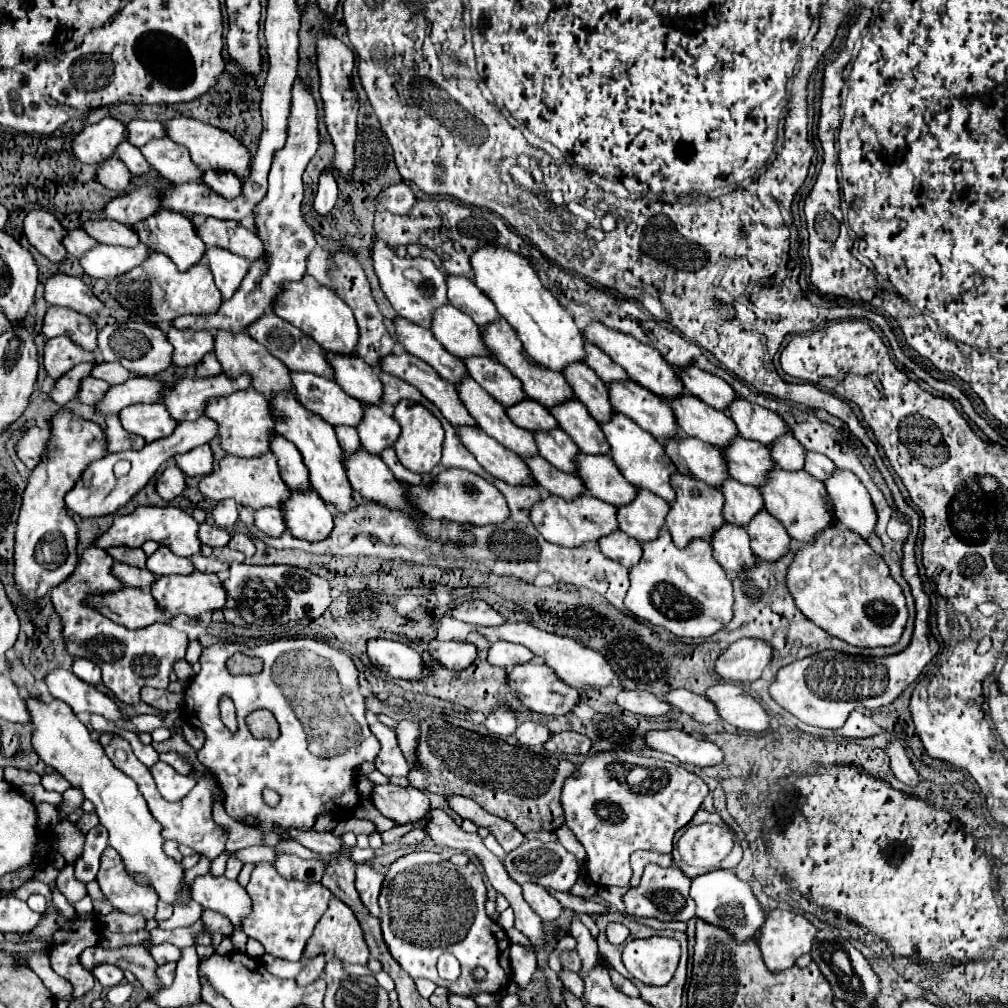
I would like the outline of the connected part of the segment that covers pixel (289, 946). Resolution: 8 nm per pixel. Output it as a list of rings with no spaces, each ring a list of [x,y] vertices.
[[[256,863],[246,891],[254,903],[254,909],[250,917],[242,923],[242,931],[248,937],[260,941],[268,955],[288,961],[300,961],[306,941],[314,931],[314,925],[328,909],[332,893],[322,883],[284,879],[270,863]]]

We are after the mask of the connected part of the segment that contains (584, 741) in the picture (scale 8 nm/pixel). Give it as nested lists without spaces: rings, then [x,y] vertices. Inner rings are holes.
[[[566,731],[566,733],[552,735],[544,743],[544,749],[552,751],[552,753],[564,753],[564,755],[572,755],[572,753],[586,755],[590,745],[592,743],[590,743],[590,739],[586,735],[580,735],[580,733],[574,733],[574,731]]]

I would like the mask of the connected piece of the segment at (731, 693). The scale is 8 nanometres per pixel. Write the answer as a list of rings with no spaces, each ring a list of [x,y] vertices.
[[[716,683],[708,687],[706,699],[712,699],[720,719],[726,723],[752,731],[762,733],[768,729],[768,713],[746,689],[732,685],[732,683]]]

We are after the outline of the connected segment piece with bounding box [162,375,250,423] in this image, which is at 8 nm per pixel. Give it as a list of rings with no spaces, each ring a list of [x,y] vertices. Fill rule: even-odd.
[[[216,375],[208,379],[178,379],[172,389],[168,389],[162,397],[162,403],[168,407],[170,415],[180,421],[194,421],[204,415],[204,407],[208,407],[210,399],[228,397],[236,391],[248,389],[248,375],[240,375],[238,379],[228,379],[226,375]]]

